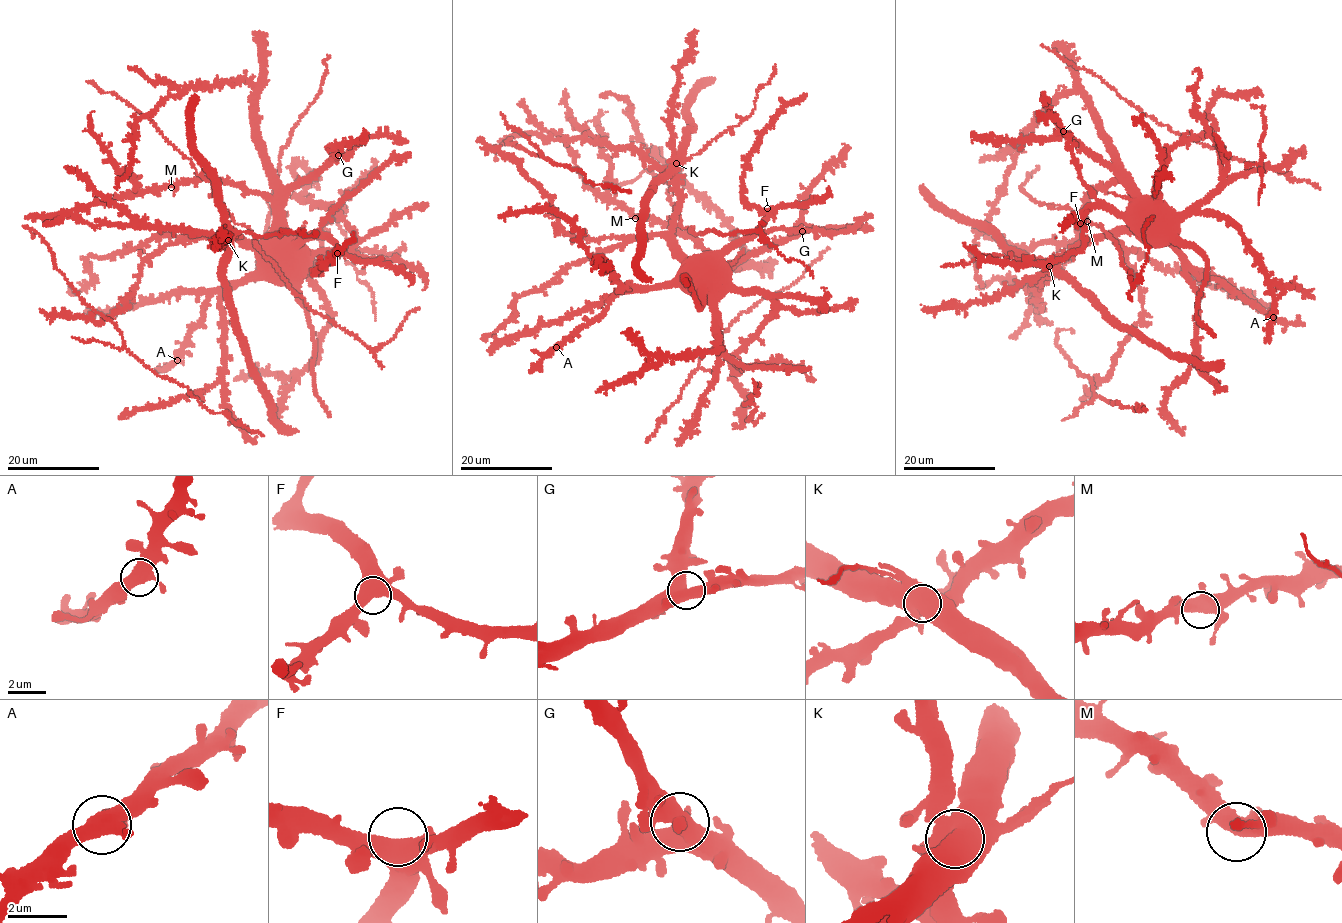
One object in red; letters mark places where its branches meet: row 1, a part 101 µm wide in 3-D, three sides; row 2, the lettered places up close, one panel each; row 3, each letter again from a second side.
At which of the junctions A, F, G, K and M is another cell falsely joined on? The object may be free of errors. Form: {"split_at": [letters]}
{"split_at": ["K"]}

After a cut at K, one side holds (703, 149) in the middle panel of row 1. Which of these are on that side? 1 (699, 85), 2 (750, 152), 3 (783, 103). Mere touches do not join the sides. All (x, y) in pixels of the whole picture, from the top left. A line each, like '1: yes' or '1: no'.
1: yes
2: no
3: no

